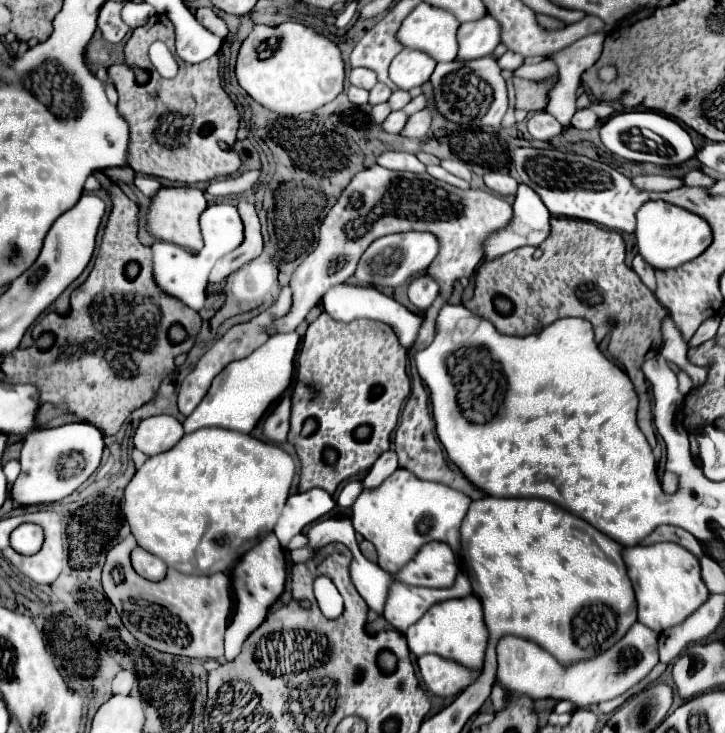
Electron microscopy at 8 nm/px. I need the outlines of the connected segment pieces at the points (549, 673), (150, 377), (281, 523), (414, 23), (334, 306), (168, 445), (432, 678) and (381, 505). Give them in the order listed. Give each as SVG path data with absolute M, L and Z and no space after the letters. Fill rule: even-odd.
M634 623L630 631L608 651L600 653L592 661L580 661L570 667L562 667L552 655L534 643L518 637L502 637L498 643L498 669L496 683L502 685L506 693L528 695L532 699L552 697L556 701L568 699L580 709L592 703L602 703L612 697L622 695L636 683L640 683L658 663L658 635L642 623Z
M94 171L94 177L112 199L112 211L94 267L86 283L72 291L70 311L66 315L48 313L32 327L32 339L36 341L42 333L54 335L54 345L36 353L38 367L64 365L64 369L68 369L68 373L56 377L56 385L52 385L52 405L94 425L104 435L114 435L124 419L134 409L148 403L156 395L162 379L176 369L174 357L190 351L202 319L196 311L156 289L156 283L152 281L150 249L136 239L136 203L130 201L102 171ZM128 261L140 265L136 279L124 275ZM174 323L188 331L188 341L178 345L168 341L168 329Z
M320 487L290 495L284 505L284 511L274 527L276 537L286 547L288 541L294 535L298 535L306 523L312 523L312 521L324 517L326 513L330 513L334 509L334 505L336 505L334 499Z
M420 3L396 31L396 39L406 49L416 49L430 55L438 63L456 59L456 17L452 13Z
M336 285L332 287L324 297L322 297L322 305L324 311L336 319L336 321L344 321L350 323L354 319L374 319L374 321L382 321L386 325L390 325L394 329L394 333L398 335L398 341L402 347L406 347L408 351L412 349L418 329L422 325L422 315L416 315L412 311L408 311L404 305L400 305L398 301L394 301L392 297L382 295L378 289L374 287L352 287L352 285Z
M156 415L140 421L134 435L134 447L146 455L158 455L172 449L182 439L182 435L182 423L176 417Z
M440 655L418 657L418 667L426 687L438 697L456 697L476 681L460 663L444 659Z
M400 467L382 485L378 485L374 489L364 489L360 493L360 497L352 505L352 523L354 523L354 529L376 547L378 565L388 573L396 573L410 559L414 559L418 549L422 549L426 543L444 541L446 533L450 529L458 529L466 511L468 511L468 505L470 505L470 499L464 493L460 493L452 487L446 487L442 483L422 481L414 473L410 473L408 469Z

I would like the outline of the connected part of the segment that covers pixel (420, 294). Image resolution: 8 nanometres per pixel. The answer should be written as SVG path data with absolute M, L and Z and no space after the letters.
M428 275L416 277L408 287L408 297L416 309L426 311L434 303L434 299L438 297L438 285Z

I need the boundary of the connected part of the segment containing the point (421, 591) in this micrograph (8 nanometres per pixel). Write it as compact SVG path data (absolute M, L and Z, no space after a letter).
M464 571L456 575L456 583L450 589L426 589L426 587L408 587L394 583L386 601L384 617L400 633L404 633L412 623L416 623L434 603L446 599L458 599L470 595L472 587Z

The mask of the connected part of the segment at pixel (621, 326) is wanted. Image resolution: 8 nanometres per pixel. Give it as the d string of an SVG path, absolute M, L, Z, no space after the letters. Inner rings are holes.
M552 217L552 231L540 247L520 247L492 261L484 261L478 267L476 293L464 303L464 307L474 315L488 319L500 333L506 335L538 333L562 317L588 319L594 327L598 343L604 335L610 335L610 353L618 363L622 363L640 397L638 427L646 435L648 443L656 447L652 407L642 363L644 355L652 349L654 339L660 339L660 321L668 313L638 281L640 277L624 263L624 241L620 233L600 229L590 221ZM522 277L540 277L538 293L532 293L530 285L524 285ZM496 297L512 301L512 311L506 315L500 313L494 307Z

